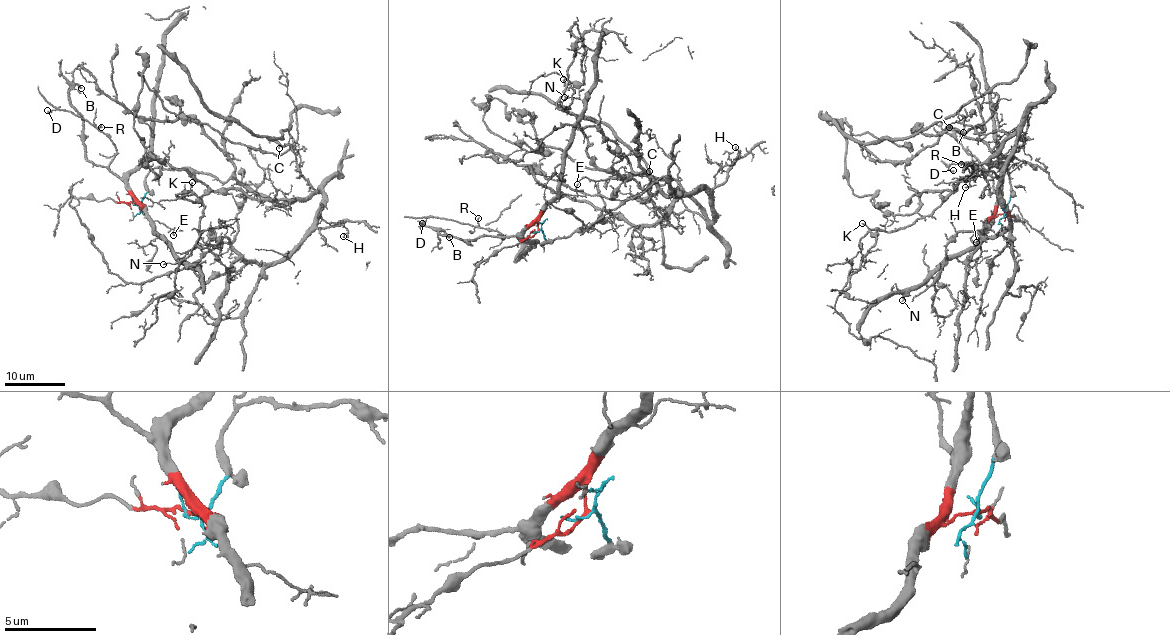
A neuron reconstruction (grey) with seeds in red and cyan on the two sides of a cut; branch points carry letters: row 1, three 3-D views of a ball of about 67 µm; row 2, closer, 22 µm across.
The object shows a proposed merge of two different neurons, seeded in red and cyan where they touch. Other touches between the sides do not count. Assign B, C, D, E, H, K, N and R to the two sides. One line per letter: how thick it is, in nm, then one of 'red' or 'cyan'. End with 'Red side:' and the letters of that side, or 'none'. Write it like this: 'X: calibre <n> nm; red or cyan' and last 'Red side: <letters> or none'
B: calibre 200 nm; red
C: calibre 110 nm; cyan
D: calibre 140 nm; red
E: calibre 120 nm; red
H: calibre 130 nm; cyan
K: calibre 150 nm; cyan
N: calibre 120 nm; red
R: calibre 120 nm; red
Red side: B, D, E, N, R

